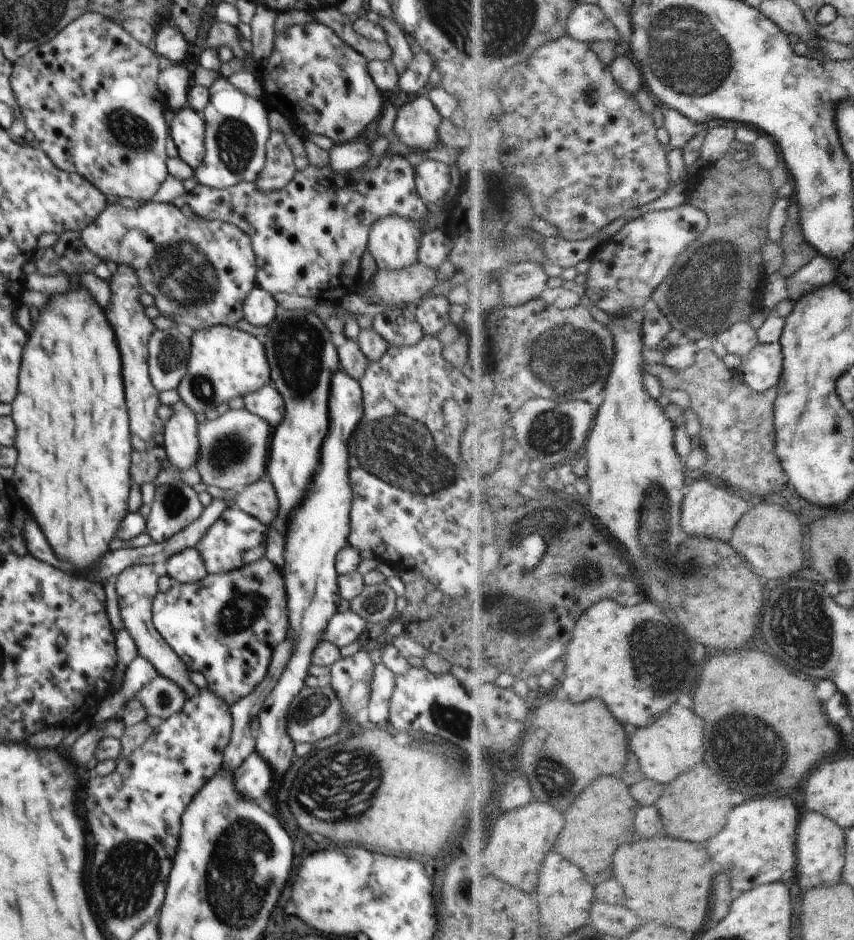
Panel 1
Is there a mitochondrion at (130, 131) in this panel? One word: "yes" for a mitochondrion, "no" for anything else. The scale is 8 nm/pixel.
yes

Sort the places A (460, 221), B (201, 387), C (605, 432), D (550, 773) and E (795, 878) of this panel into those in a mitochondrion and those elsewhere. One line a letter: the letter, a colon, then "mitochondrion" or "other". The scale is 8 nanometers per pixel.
A: other
B: mitochondrion
C: other
D: mitochondrion
E: other

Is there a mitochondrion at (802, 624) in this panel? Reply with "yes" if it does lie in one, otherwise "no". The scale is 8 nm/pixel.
yes

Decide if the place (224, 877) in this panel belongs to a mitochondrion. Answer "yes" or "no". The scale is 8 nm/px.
yes

